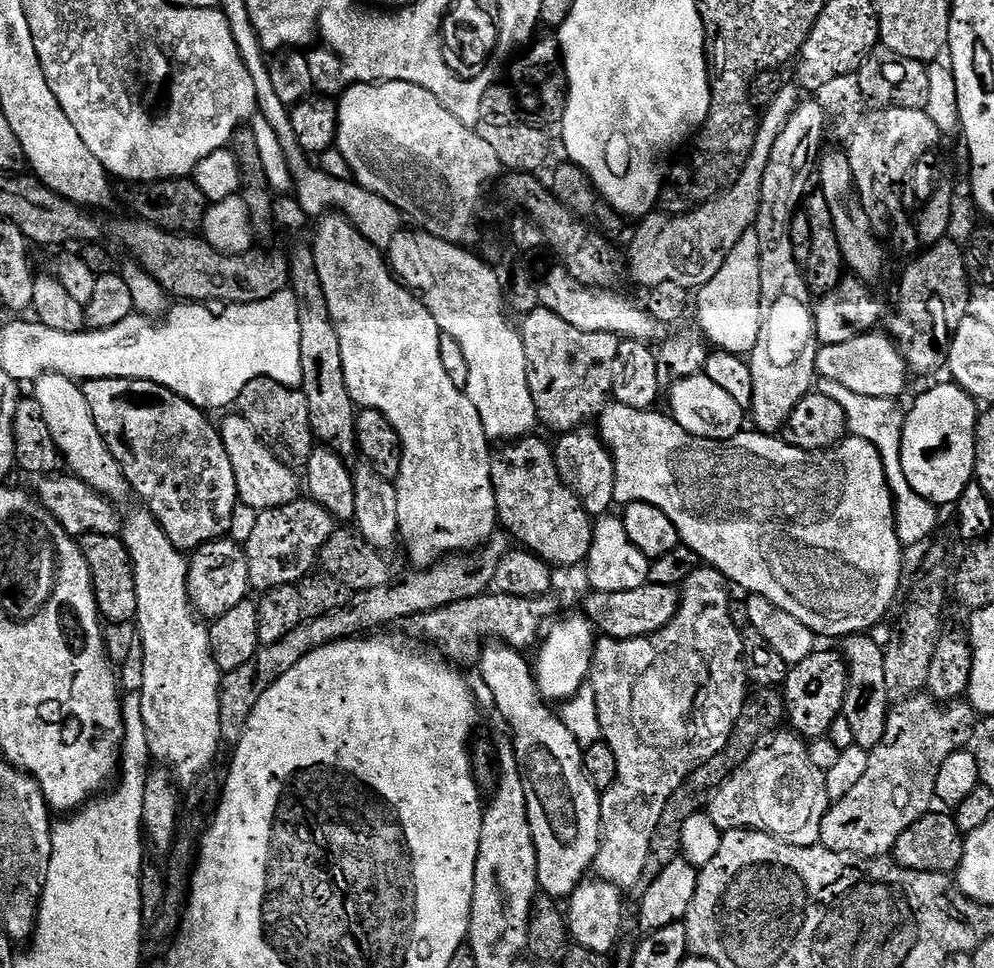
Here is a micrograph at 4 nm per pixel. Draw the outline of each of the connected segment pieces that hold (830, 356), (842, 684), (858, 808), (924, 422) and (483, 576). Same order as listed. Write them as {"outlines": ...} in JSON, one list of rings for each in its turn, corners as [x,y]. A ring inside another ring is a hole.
{"outlines":[[[[884,330],[864,332],[850,338],[850,342],[838,342],[817,347],[816,374],[820,380],[838,382],[854,390],[854,394],[866,394],[870,398],[896,400],[908,384],[910,369],[905,353]]],[[[817,650],[810,658],[802,658],[802,662],[791,665],[784,683],[786,717],[791,722],[791,731],[808,742],[819,740],[843,713],[847,689],[848,666],[839,651]]],[[[917,694],[893,703],[882,742],[869,751],[866,774],[862,774],[858,786],[854,786],[846,798],[835,801],[822,818],[820,844],[835,852],[849,852],[855,856],[887,857],[895,849],[900,835],[933,811],[938,770],[942,770],[942,762],[946,762],[950,754],[961,751],[967,745],[964,743],[973,739],[977,723],[977,713],[968,702],[941,702],[930,694]]],[[[947,382],[948,384],[936,384],[929,392],[924,392],[912,404],[912,409],[907,409],[904,417],[904,429],[902,430],[902,442],[900,443],[900,465],[904,471],[904,484],[907,485],[915,495],[922,497],[923,500],[929,500],[931,504],[937,506],[955,505],[957,498],[962,494],[962,490],[966,490],[968,484],[973,483],[976,474],[976,421],[978,419],[978,404],[973,400],[971,394],[966,389],[961,388],[955,382]]],[[[497,534],[487,544],[476,549],[474,554],[453,554],[445,556],[433,568],[421,568],[409,571],[409,576],[393,579],[386,586],[378,586],[378,590],[357,592],[338,610],[325,616],[306,618],[282,642],[265,644],[246,666],[238,666],[238,670],[227,673],[223,677],[220,689],[220,736],[221,741],[230,748],[235,748],[246,732],[246,724],[250,714],[256,712],[259,704],[264,702],[264,692],[282,678],[306,654],[314,654],[327,644],[339,640],[350,640],[372,634],[375,628],[384,628],[387,624],[396,624],[399,620],[411,621],[418,614],[433,612],[445,608],[459,600],[469,600],[475,596],[485,595],[493,587],[498,562],[510,550],[507,535]]]]}

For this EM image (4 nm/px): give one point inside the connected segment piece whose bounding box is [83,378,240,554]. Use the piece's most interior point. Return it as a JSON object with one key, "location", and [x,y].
{"location":[173,457]}

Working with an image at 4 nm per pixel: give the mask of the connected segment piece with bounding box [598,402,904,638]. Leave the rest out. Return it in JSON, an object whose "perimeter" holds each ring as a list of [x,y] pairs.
{"perimeter":[[[612,402],[605,407],[598,417],[598,435],[609,452],[616,467],[616,500],[627,506],[634,502],[646,502],[650,506],[658,506],[680,535],[680,543],[685,548],[694,550],[701,561],[709,568],[716,568],[733,585],[745,588],[745,593],[753,596],[764,596],[774,606],[786,610],[786,614],[794,614],[802,626],[812,629],[817,637],[840,636],[847,638],[867,633],[888,612],[888,607],[896,600],[896,590],[900,586],[900,576],[904,569],[904,548],[896,533],[896,508],[892,504],[892,492],[888,475],[884,472],[882,458],[878,450],[870,442],[849,435],[823,452],[807,452],[805,448],[796,448],[787,440],[776,434],[765,434],[759,430],[742,430],[729,440],[707,440],[698,438],[686,430],[671,415],[660,413],[660,410],[634,410],[630,406]]]}

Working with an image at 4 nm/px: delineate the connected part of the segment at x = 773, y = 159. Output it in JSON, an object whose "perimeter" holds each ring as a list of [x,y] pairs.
{"perimeter":[[[808,98],[806,102],[801,101],[792,112],[771,150],[770,160],[763,175],[759,212],[754,225],[756,237],[759,239],[761,287],[778,286],[792,290],[792,296],[796,300],[809,299],[810,293],[802,266],[794,258],[791,226],[799,209],[798,204],[803,203],[809,191],[808,184],[811,178],[813,181],[818,168],[826,118],[828,116],[825,108],[814,98]]]}

